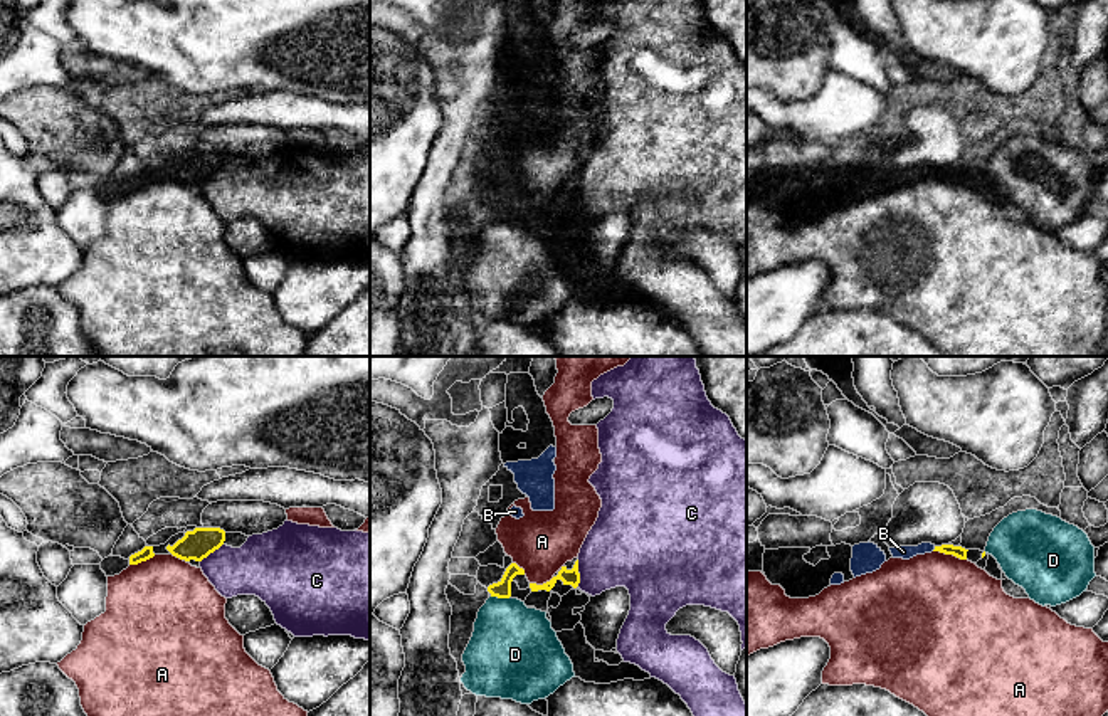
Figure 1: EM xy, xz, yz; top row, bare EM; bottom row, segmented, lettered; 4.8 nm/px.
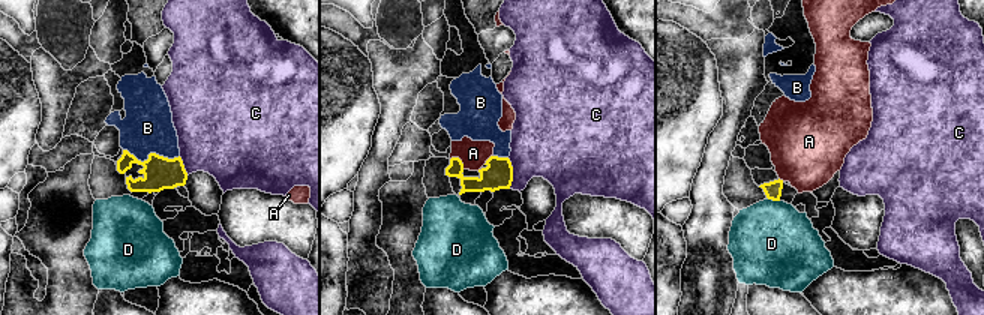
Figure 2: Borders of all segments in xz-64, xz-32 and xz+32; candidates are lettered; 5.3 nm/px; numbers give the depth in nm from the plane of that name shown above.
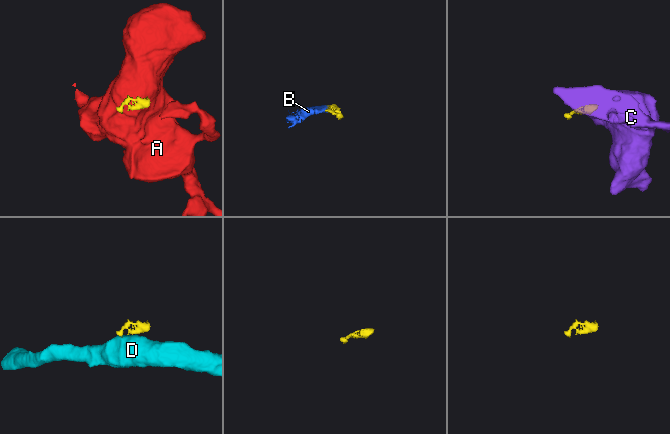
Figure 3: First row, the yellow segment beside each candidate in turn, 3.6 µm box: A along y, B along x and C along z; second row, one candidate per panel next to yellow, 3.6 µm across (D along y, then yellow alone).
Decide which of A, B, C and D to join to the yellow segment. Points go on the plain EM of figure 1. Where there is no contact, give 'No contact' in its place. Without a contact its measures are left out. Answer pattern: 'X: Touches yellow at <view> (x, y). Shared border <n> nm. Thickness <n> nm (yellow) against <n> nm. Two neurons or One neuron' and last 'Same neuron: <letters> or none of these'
A: Touches yellow at yz (950, 177). Shared border 170 nm. Thickness 60 nm (yellow) against 480 nm. Two neurons
B: Touches yellow at yz (935, 172). Shared border 30 nm. Thickness 60 nm (yellow) against 60 nm. One neuron
C: Touches yellow at xz (579, 197). Shared border 140 nm. Thickness 80 nm (yellow) against 360 nm. Two neurons
D: Touches yellow at xz (500, 221). Shared border 90 nm. Thickness 80 nm (yellow) against 420 nm. Two neurons
Same neuron: B

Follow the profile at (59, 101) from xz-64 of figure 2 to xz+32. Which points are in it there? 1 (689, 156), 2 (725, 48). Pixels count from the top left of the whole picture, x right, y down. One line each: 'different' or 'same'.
1: different
2: same

